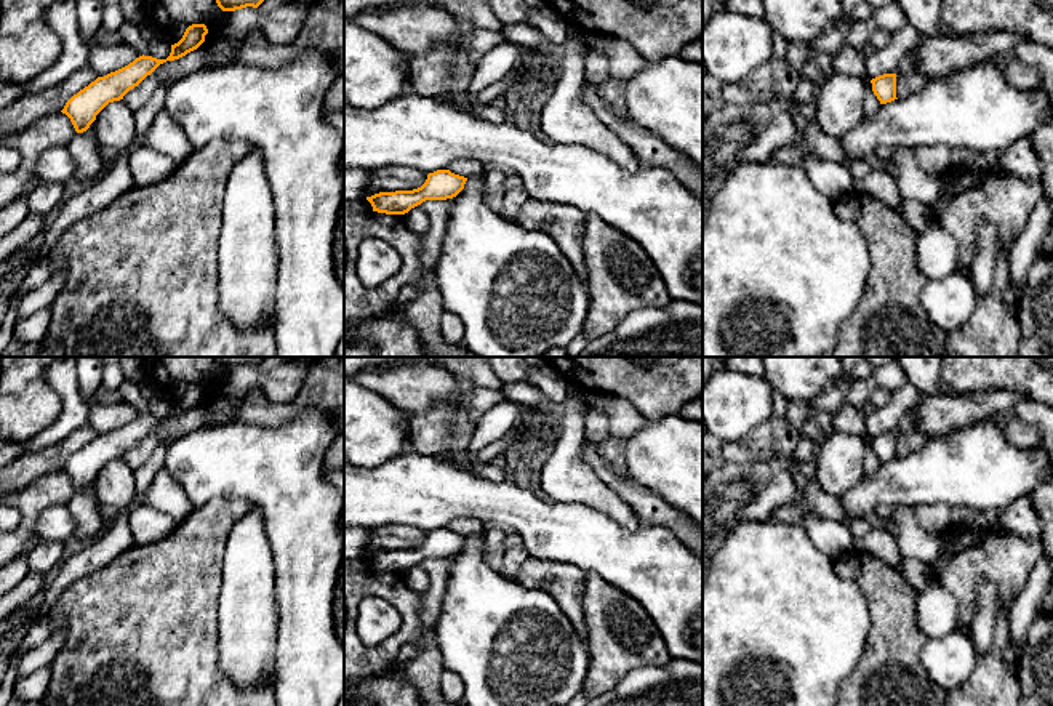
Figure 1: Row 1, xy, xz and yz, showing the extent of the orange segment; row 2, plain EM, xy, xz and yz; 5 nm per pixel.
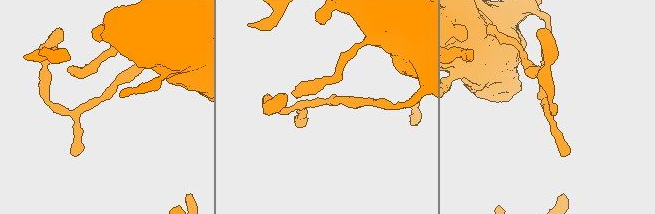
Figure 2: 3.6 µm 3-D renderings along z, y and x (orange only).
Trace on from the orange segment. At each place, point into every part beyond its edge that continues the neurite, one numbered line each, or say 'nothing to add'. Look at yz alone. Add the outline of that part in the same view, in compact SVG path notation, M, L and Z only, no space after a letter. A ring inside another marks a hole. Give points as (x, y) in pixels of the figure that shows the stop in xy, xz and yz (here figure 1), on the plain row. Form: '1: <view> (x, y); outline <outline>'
nothing to add

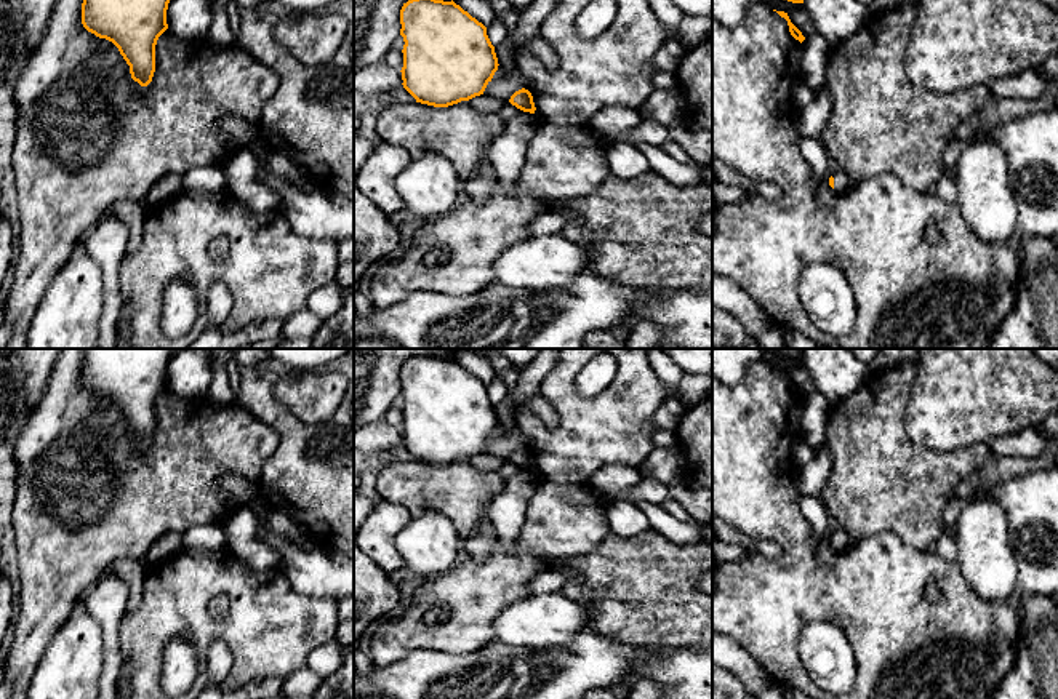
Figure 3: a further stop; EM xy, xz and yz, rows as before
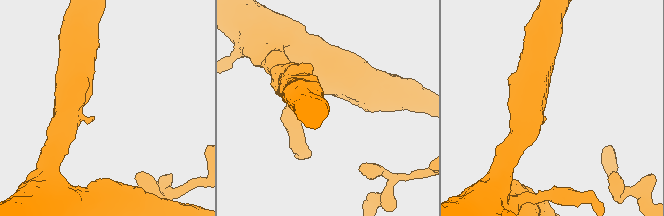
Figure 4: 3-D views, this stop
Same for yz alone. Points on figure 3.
1: yz (841, 541); outline M834 534L834 549L836 550L848 549L848 541L850 541L848 534Z

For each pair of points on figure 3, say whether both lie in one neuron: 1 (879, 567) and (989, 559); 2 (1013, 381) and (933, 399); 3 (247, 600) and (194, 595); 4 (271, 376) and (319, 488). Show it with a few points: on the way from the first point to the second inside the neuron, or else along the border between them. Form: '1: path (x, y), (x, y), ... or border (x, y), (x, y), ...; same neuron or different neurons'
1: border (956, 560), (961, 575), (975, 594); different neurons
2: path (994, 383), (975, 383), (959, 399), (953, 399); same neuron
3: path (236, 587), (207, 586); same neuron
4: path (268, 403), (311, 461); same neuron

